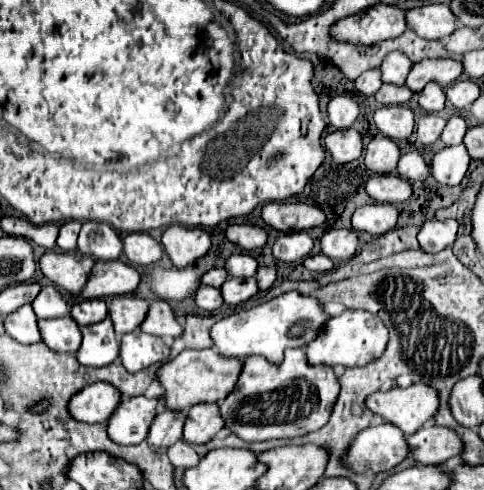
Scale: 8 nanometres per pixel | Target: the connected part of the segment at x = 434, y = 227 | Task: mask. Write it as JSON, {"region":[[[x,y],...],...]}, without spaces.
{"region":[[[427,220],[417,234],[417,240],[425,252],[439,252],[455,242],[457,220]]]}

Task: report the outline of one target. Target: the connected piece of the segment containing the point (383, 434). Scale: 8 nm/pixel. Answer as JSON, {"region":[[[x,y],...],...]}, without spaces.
{"region":[[[383,422],[357,434],[345,456],[345,466],[359,474],[367,474],[369,470],[377,474],[395,468],[407,454],[405,434],[397,426]]]}

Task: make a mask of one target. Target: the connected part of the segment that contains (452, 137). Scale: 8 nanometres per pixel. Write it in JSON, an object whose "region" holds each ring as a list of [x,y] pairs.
{"region":[[[451,116],[443,134],[441,134],[441,140],[447,144],[447,146],[453,146],[453,144],[461,144],[463,142],[463,136],[467,132],[467,122],[461,118],[461,116]]]}

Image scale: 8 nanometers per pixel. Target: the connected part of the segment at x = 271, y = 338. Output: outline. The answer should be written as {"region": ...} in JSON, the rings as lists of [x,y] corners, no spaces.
{"region":[[[291,290],[255,308],[241,310],[227,318],[221,318],[211,328],[211,338],[221,356],[235,356],[245,360],[247,356],[259,354],[271,362],[281,362],[285,348],[303,348],[305,344],[309,344],[317,338],[327,320],[329,314],[323,310],[323,304],[317,298]]]}

